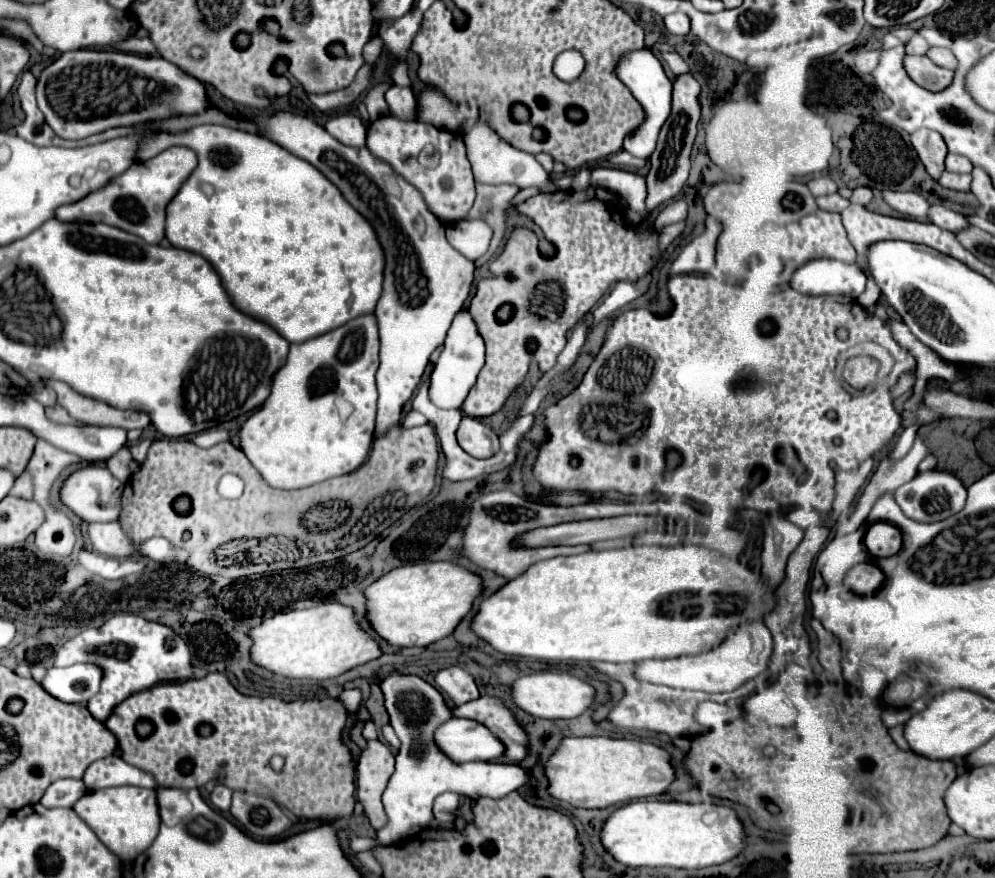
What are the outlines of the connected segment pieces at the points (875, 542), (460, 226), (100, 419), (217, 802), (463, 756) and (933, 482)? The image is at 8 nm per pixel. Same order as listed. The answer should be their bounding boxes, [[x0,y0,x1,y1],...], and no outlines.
[[866,522,902,556],[446,220,492,260],[50,382,150,430],[210,786,232,810],[436,718,506,762],[894,470,966,522]]

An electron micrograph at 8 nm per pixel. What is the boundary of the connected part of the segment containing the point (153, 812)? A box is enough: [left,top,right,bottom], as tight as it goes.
[76,786,160,862]

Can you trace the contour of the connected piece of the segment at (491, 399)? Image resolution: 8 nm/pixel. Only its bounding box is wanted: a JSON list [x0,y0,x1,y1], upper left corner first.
[462,186,660,418]

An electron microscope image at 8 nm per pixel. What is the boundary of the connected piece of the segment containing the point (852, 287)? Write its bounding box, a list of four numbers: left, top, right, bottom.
[790,260,866,298]

